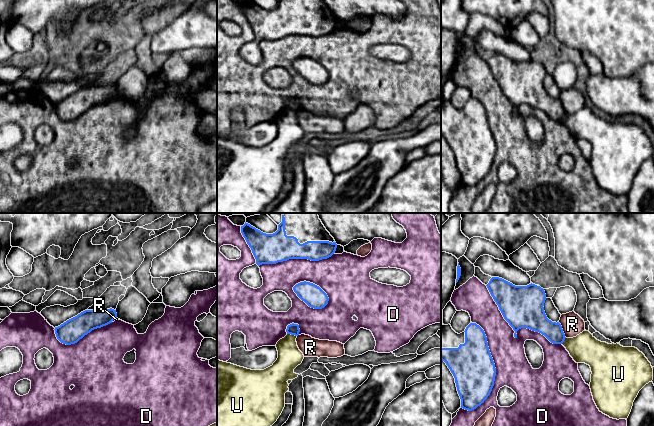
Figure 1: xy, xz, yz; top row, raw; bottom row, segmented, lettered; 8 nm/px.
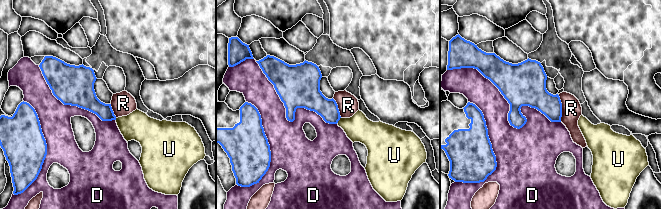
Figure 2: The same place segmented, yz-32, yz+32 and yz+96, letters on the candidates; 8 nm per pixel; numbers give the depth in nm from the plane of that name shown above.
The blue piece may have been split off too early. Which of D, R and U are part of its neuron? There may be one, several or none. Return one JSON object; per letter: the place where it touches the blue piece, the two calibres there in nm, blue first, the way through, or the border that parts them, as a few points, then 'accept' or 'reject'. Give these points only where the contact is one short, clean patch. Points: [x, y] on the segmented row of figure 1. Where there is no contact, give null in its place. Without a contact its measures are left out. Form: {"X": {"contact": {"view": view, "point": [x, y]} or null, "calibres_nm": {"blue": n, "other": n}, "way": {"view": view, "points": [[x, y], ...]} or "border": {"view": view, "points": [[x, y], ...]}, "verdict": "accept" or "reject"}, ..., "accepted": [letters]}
{"D": {"contact": {"view": "yz", "point": [495, 368]}, "calibres_nm": {"blue": 340, "other": 280}, "verdict": "reject"}, "R": {"contact": {"view": "yz", "point": [562, 330]}, "calibres_nm": {"blue": 190, "other": 180}, "border": {"view": "yz", "points": [[558, 322], [566, 337]]}, "verdict": "reject"}, "U": {"contact": {"view": "xz", "point": [292, 334]}, "calibres_nm": {"blue": 90, "other": 190}, "border": {"view": "xz", "points": [[287, 333], [296, 336]]}, "verdict": "reject"}, "accepted": []}

